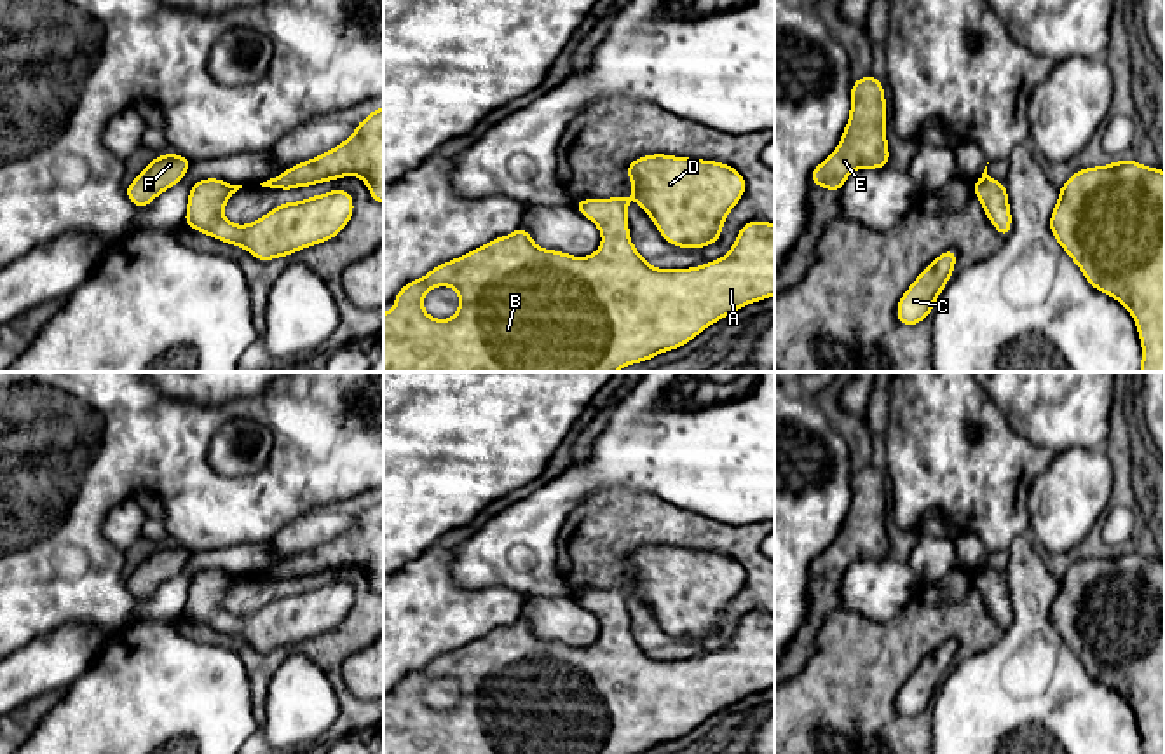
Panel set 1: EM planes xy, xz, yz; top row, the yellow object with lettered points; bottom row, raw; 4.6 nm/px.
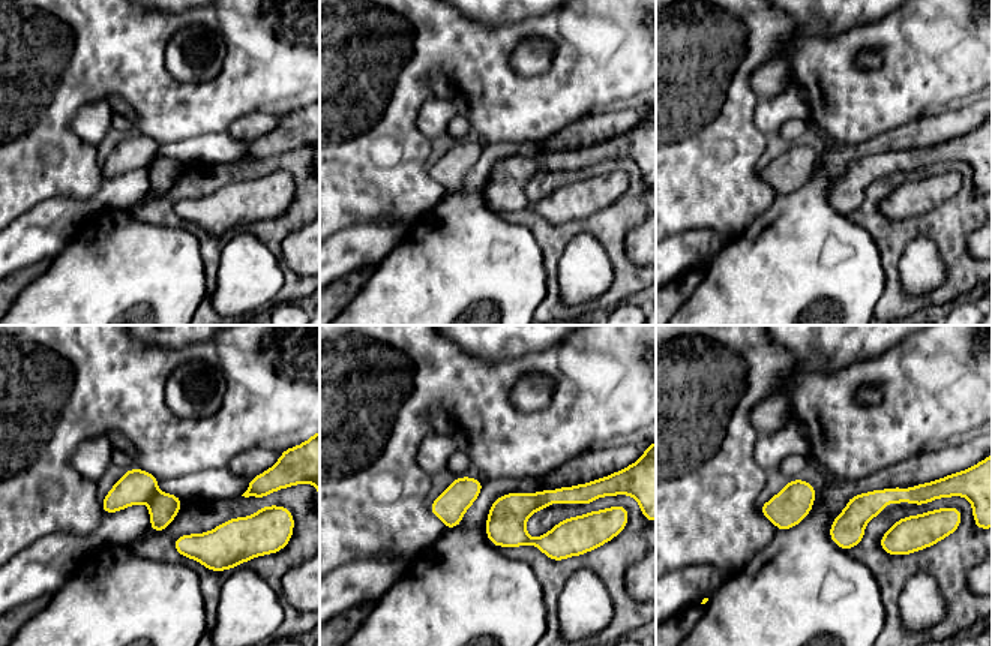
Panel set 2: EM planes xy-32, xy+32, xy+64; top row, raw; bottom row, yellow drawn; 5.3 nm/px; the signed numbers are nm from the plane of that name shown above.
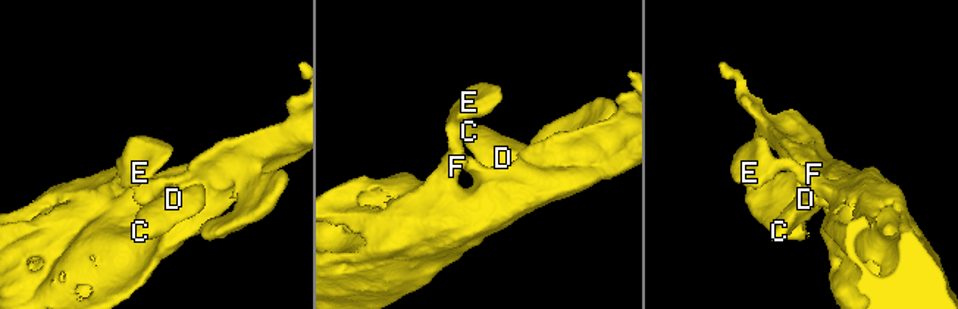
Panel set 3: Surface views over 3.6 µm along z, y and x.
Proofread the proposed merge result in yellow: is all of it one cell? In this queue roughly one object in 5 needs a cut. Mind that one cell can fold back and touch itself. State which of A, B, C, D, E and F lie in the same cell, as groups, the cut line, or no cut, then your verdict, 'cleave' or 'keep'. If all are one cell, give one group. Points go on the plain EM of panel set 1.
A B C D E F | no cut | keep

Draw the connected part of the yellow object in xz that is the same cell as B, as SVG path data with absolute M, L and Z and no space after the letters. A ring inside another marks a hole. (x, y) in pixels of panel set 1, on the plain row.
M651 545L631 552L626 567L633 574L630 588L574 592L574 599L602 625L602 637L593 646L574 648L539 639L520 616L518 621L408 672L394 686L394 700L384 703L384 754L642 754L689 735L710 716L774 686L774 614L746 613L724 648L687 660L652 658L630 630L626 607L633 588L666 634L687 641L717 634L727 606L746 583L746 571L738 560L717 552ZM438 677L450 677L459 686L459 702L450 710L434 710L422 698L426 684Z

